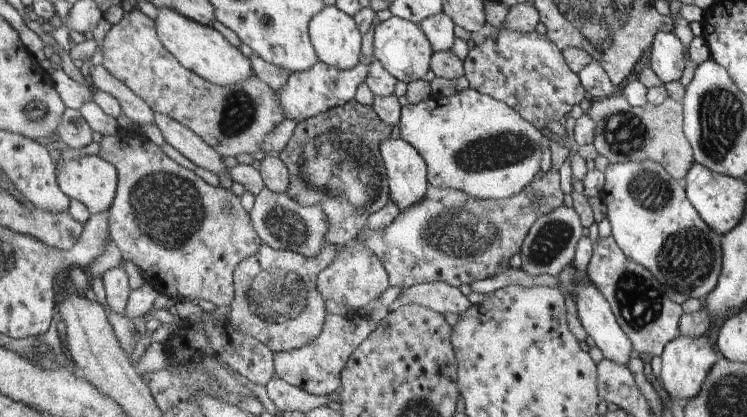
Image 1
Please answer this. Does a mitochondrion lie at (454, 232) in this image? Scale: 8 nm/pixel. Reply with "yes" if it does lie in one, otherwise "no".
yes

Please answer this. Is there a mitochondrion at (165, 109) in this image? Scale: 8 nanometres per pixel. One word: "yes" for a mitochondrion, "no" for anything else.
no

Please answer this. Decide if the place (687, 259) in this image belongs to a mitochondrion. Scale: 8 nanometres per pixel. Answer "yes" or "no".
yes

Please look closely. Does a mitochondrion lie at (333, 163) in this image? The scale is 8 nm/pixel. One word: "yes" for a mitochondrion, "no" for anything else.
yes

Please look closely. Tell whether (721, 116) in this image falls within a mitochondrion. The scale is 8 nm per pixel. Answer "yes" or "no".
yes

